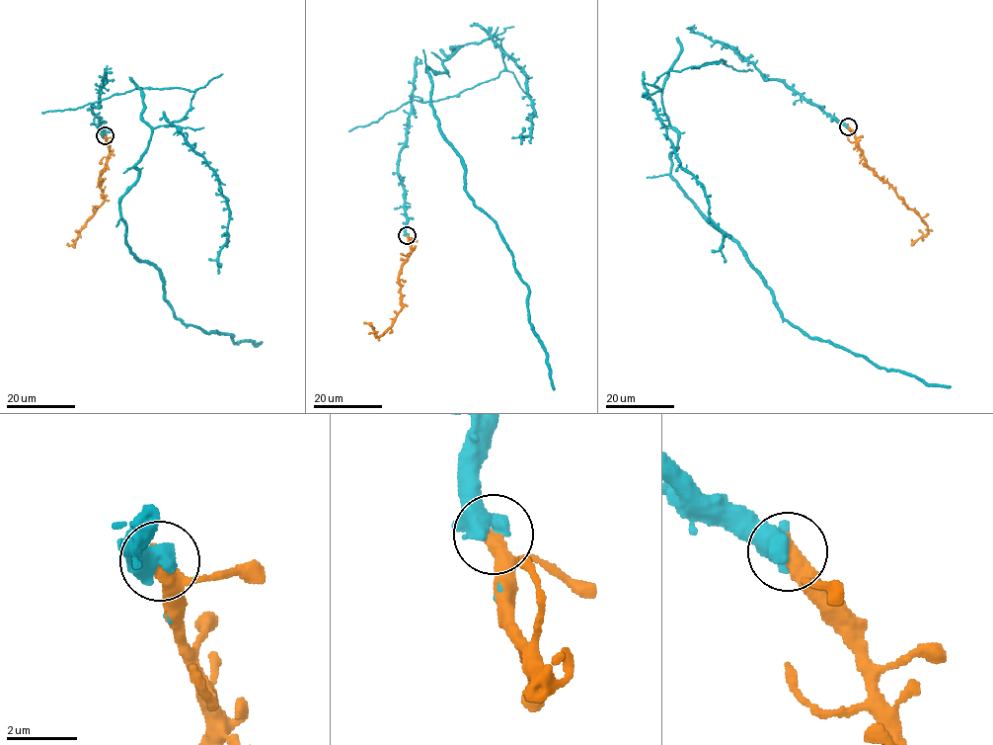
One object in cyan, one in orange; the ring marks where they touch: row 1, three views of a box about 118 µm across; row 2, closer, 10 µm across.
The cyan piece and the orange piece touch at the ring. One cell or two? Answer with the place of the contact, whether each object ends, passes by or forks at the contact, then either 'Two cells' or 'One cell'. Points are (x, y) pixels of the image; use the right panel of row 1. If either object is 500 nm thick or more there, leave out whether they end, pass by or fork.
Place: (848, 126). At the ring cyan passes by. At the ring orange ends. One cell

